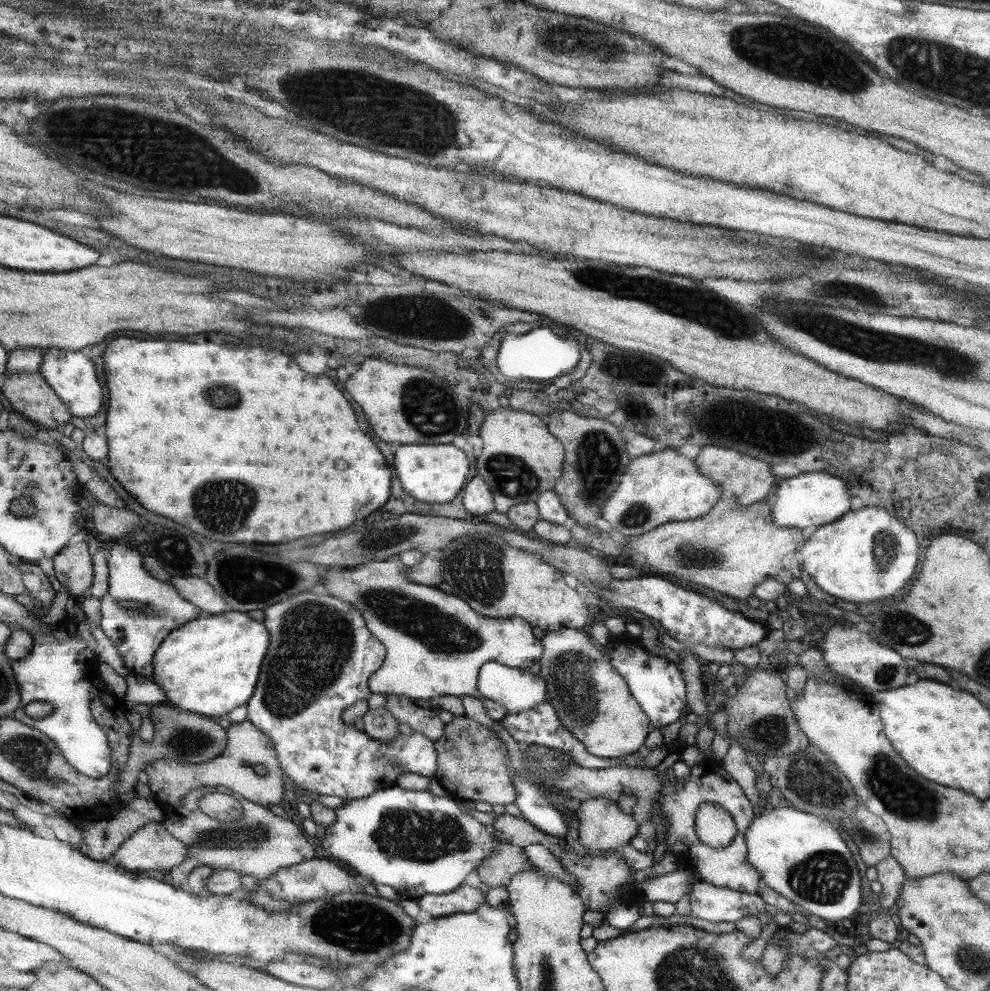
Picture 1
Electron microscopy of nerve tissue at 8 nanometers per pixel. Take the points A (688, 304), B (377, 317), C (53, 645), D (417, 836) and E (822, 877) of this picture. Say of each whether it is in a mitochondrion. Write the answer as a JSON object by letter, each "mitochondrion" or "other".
{"A":"mitochondrion","B":"other","C":"other","D":"mitochondrion","E":"mitochondrion"}

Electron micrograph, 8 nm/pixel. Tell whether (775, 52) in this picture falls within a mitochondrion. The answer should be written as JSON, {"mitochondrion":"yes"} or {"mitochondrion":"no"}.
{"mitochondrion":"yes"}

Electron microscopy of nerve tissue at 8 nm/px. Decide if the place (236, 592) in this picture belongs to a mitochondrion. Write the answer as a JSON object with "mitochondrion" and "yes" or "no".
{"mitochondrion":"yes"}

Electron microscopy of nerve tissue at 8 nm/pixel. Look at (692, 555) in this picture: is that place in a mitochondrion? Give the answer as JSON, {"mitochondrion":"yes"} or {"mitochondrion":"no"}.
{"mitochondrion":"yes"}

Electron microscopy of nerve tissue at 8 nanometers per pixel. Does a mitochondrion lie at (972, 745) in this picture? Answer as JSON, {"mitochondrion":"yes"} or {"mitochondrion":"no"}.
{"mitochondrion":"no"}

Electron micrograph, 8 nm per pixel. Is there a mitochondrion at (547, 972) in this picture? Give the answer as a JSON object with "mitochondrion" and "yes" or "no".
{"mitochondrion":"yes"}

